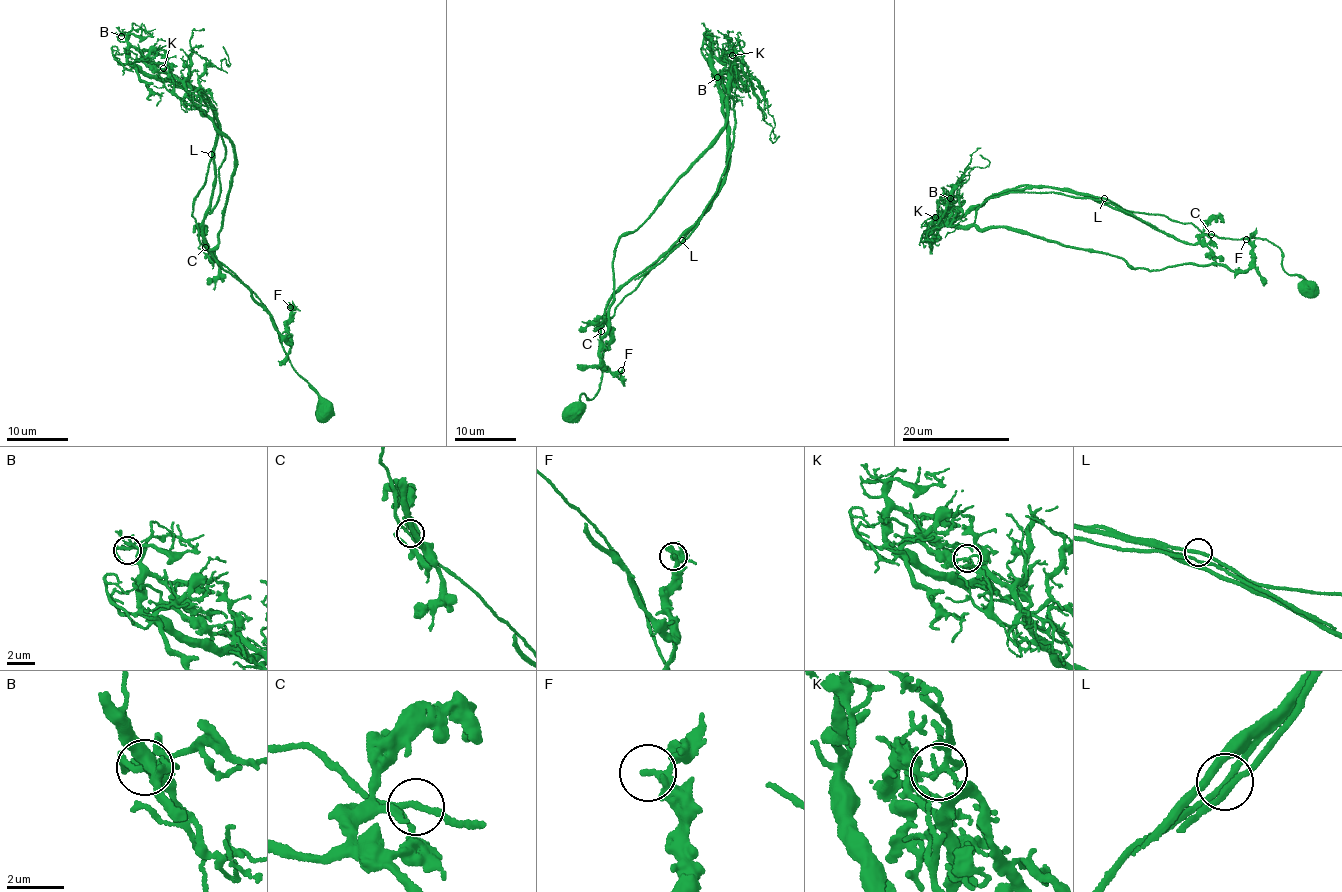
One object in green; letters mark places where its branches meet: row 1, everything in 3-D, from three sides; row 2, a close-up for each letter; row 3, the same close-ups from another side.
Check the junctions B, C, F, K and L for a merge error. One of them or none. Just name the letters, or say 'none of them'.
K

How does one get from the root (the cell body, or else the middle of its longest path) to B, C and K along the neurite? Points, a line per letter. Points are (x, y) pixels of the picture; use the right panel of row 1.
B: (1014, 193), (988, 199), (972, 223), (951, 228), (940, 222), (943, 216), (937, 220), (944, 220), (950, 198)
C: (1014, 193), (1049, 191), (1110, 202), (1176, 239), (1192, 244), (1205, 235), (1210, 239), (1211, 234)
K: (1014, 193), (988, 199), (979, 208), (972, 223), (951, 228), (940, 222), (943, 216), (940, 220), (934, 217)

